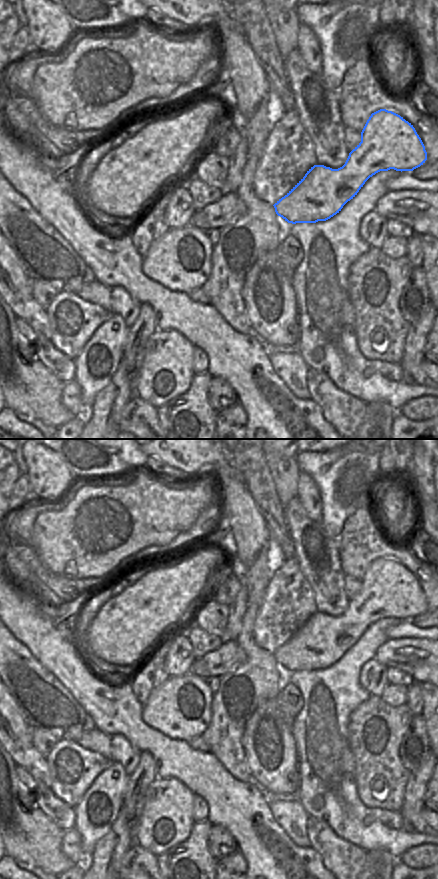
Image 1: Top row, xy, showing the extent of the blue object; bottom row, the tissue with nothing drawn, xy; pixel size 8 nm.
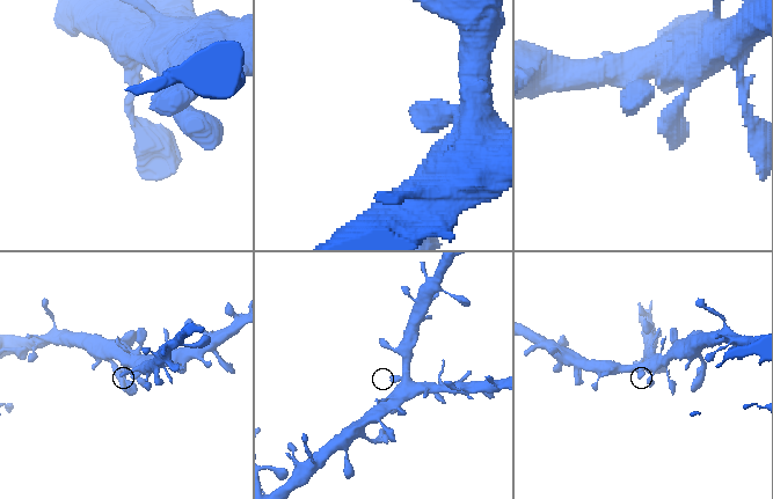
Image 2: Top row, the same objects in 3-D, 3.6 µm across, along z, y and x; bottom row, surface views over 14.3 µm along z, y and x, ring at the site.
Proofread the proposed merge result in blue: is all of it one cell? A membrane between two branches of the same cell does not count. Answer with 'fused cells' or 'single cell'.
single cell

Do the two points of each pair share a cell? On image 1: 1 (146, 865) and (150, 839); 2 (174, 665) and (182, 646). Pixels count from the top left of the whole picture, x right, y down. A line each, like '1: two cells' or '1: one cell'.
1: two cells
2: one cell

